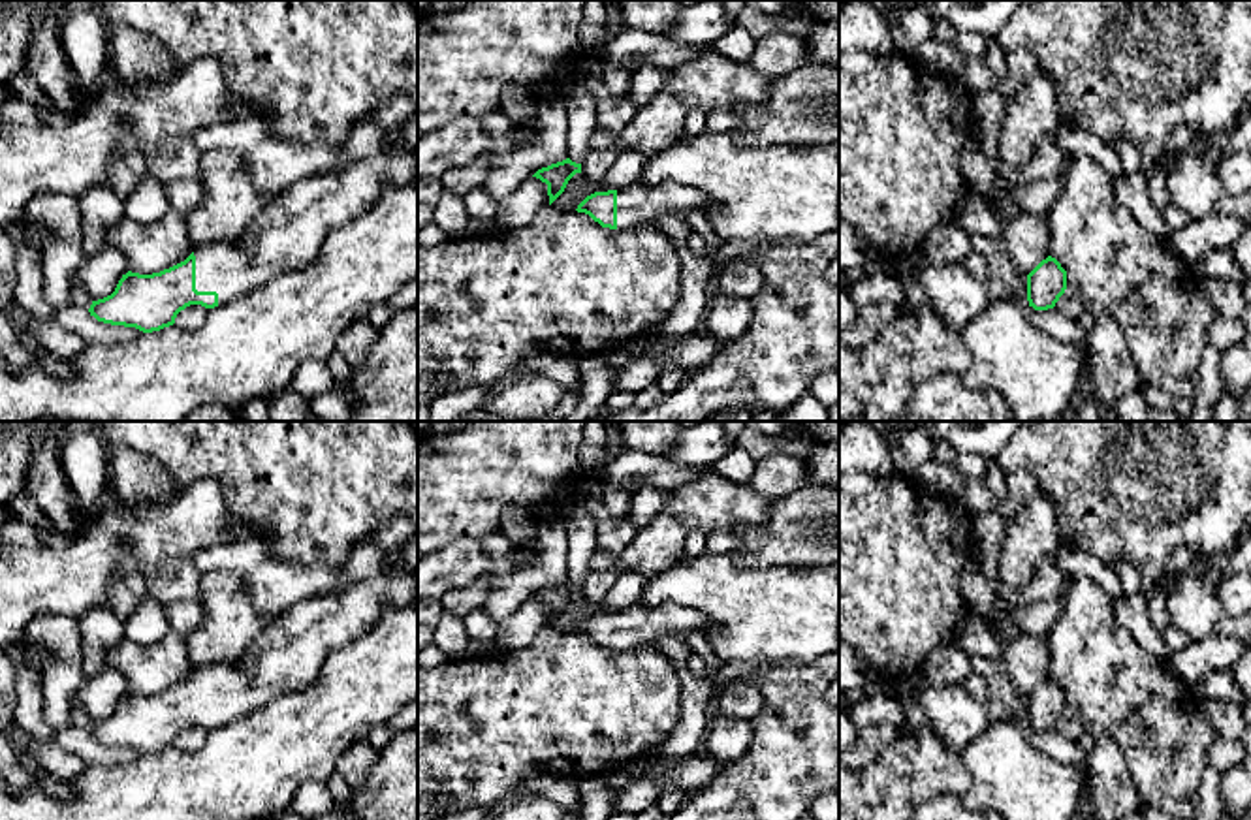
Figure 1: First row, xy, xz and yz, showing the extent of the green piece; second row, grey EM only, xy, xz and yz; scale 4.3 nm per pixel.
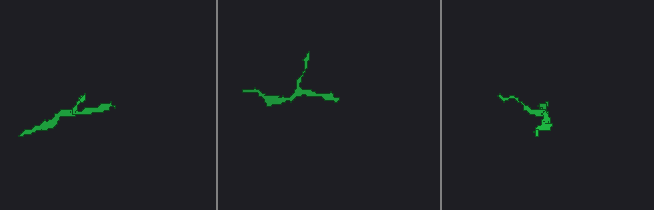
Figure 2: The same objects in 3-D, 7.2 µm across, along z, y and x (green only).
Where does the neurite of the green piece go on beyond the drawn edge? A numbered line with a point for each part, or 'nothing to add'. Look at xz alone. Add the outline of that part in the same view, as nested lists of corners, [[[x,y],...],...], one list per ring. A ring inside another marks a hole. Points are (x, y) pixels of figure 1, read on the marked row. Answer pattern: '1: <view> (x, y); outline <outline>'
1: xz (638, 204); outline [[[664,181],[657,186],[636,182],[617,190],[617,229],[638,228],[658,214],[700,209],[705,213],[705,196],[698,188]]]

